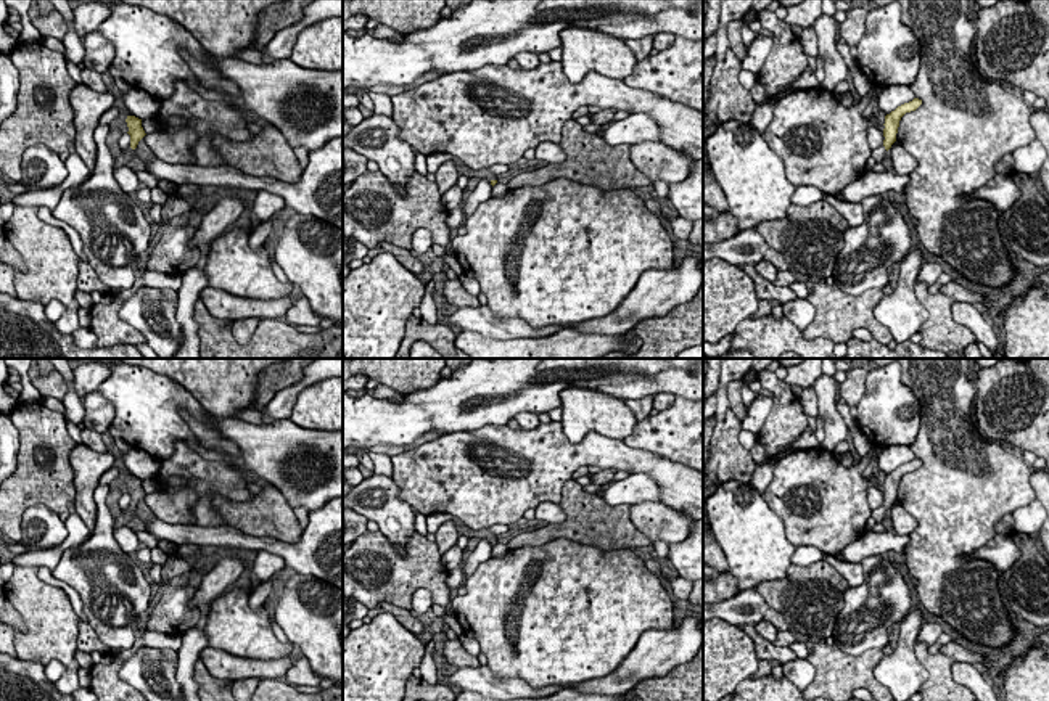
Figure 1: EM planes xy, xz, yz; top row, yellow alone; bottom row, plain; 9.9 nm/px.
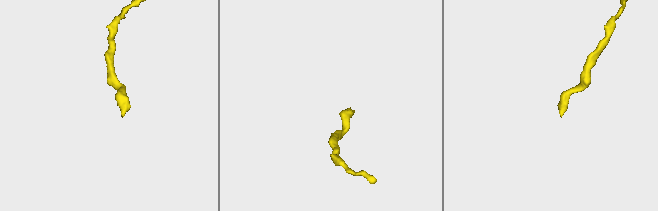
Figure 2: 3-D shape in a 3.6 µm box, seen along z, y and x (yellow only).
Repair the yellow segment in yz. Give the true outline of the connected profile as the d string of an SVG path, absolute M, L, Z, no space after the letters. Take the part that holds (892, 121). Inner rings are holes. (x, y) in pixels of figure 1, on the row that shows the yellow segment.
M914 98L909 103L898 106L895 111L885 116L885 129L883 129L883 145L872 150L872 158L875 162L882 162L882 159L888 154L888 150L896 141L896 133L899 127L899 121L906 113L915 111L922 105L922 100Z

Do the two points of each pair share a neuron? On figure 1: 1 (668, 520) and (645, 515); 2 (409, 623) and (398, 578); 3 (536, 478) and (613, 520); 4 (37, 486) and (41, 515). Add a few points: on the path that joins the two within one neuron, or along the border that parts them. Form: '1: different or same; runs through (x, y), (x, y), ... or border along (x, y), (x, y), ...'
1: same; runs through (663, 520), (650, 518)
2: different; border along (370, 606), (390, 602), (411, 611)
3: different; border along (571, 478), (565, 483), (559, 504)
4: different; border along (58, 513), (31, 505), (23, 513), (21, 539)

